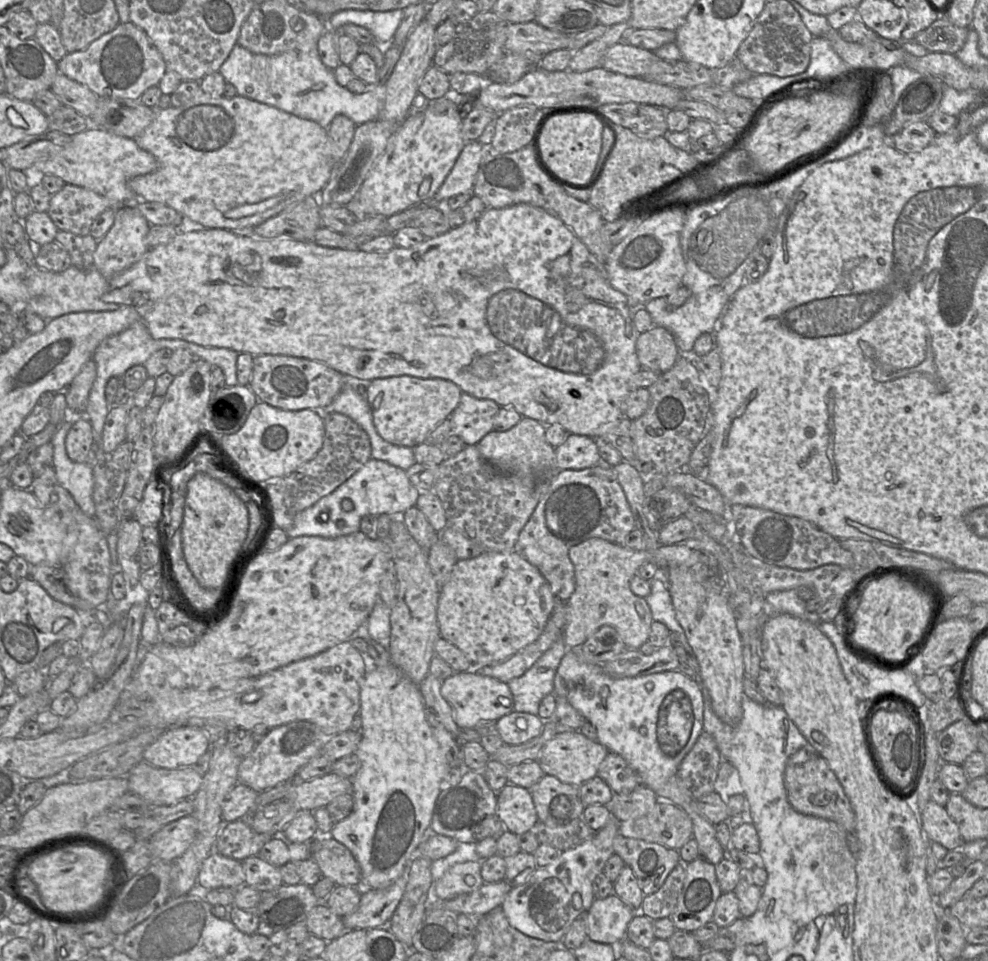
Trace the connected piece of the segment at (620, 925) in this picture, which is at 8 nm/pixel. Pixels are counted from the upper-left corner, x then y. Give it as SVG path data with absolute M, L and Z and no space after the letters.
M615 894L604 899L595 899L587 911L589 940L609 945L623 941L634 916L635 911Z

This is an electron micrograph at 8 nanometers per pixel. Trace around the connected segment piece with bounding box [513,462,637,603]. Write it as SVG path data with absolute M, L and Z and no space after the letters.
M600 462L581 470L558 470L521 530L513 551L535 566L549 583L558 603L565 603L576 585L569 550L594 537L622 545L636 527L635 515L612 466Z

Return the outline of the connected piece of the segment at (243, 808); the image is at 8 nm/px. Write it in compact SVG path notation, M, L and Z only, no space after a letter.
M237 783L225 796L222 803L223 823L245 819L256 809L259 793L250 787Z

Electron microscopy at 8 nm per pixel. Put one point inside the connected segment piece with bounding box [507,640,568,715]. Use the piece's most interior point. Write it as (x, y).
(528, 690)

